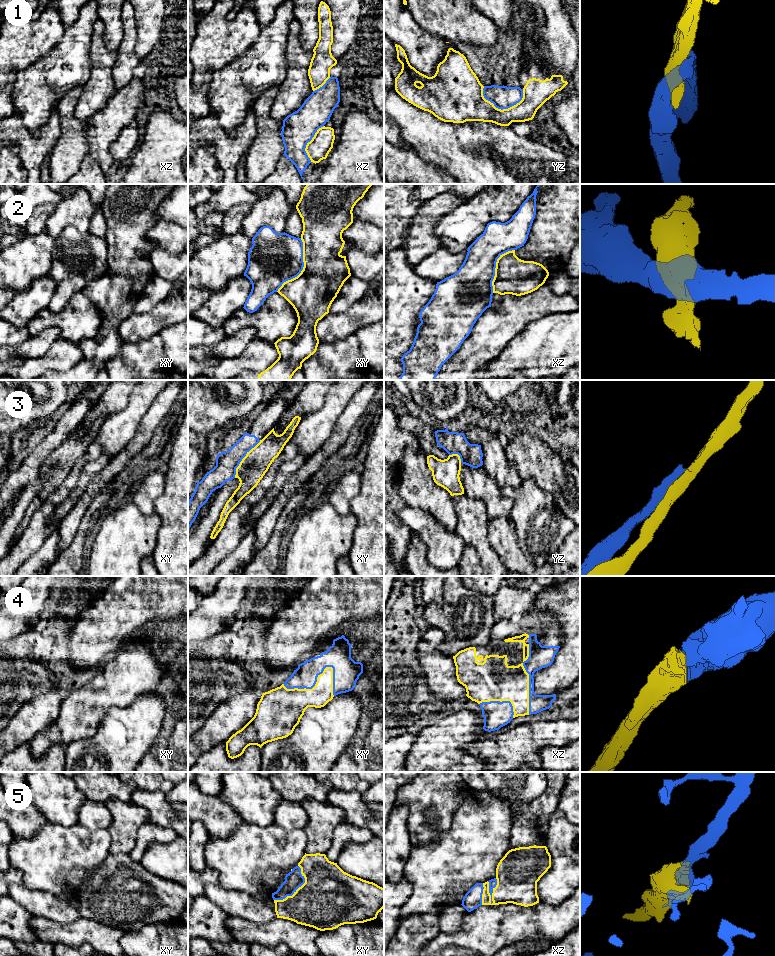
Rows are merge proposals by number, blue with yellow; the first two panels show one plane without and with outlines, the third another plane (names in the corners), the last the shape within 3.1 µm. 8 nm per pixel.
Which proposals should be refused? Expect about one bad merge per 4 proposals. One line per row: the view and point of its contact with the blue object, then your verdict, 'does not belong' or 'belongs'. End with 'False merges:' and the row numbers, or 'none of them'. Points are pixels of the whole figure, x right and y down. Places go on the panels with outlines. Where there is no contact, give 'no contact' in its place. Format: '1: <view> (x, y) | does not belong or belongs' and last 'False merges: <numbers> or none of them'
1: yz (498, 108) | does not belong
2: xy (302, 268) | does not belong
3: xy (242, 458) | does not belong
4: xy (311, 688) | belongs
5: xy (297, 888) | belongs
False merges: 1, 2, 3

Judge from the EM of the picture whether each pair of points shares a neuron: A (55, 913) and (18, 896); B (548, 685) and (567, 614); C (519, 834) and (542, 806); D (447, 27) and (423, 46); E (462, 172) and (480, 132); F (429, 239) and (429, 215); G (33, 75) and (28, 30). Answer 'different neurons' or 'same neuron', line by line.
A: same neuron
B: same neuron
C: same neuron
D: different neurons
E: same neuron
F: same neuron
G: different neurons

